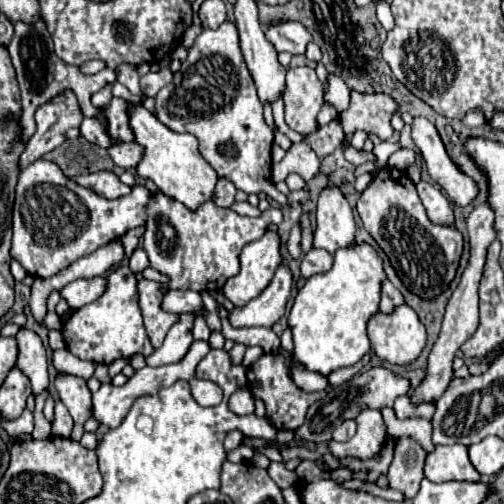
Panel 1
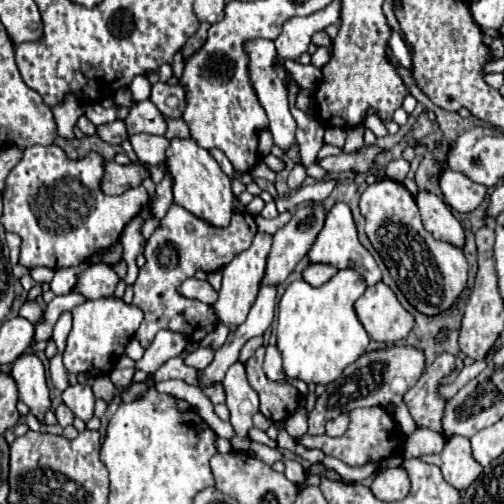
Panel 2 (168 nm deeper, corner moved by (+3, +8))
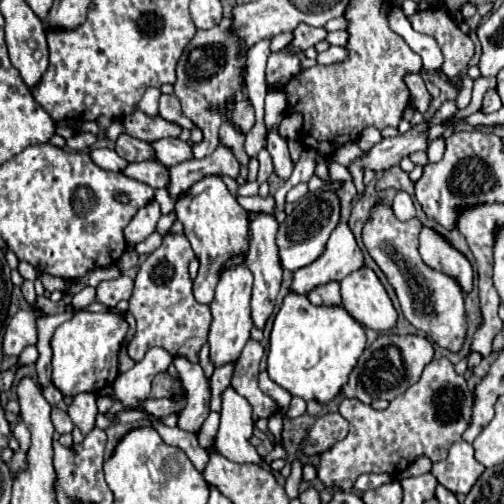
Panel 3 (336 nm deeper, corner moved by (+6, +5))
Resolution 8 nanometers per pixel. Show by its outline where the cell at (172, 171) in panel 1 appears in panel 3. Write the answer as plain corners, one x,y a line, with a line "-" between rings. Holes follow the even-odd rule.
206,175
190,185
176,201
176,217
184,225
184,233
200,261
198,277
194,279
194,297
198,303
208,305
214,299
214,287
222,263
234,253
248,249
248,213
236,203
236,197
226,189
220,175

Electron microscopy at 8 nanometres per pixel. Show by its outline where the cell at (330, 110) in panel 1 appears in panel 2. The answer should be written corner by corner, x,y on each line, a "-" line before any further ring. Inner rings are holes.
253,40
247,42
247,54
249,54
249,72
251,72
251,82
253,88
257,92
257,98
261,102
261,106
267,112
269,118
269,130
273,134
273,142
287,152
293,144
295,144
295,118
289,112
289,102
287,102
287,88
285,88
285,70
275,66
275,44
273,40

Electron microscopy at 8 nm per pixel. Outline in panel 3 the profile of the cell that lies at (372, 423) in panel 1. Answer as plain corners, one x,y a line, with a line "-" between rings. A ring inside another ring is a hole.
440,357
430,361
424,367
420,381
392,399
388,409
376,411
356,399
344,399
340,403
340,415
350,423
350,431
342,441
320,455
318,477
326,487
350,491
362,473
390,473
396,477
408,469
422,455
422,437
424,455
432,461
444,459
450,445
462,439
462,433
470,423
472,391
466,387
466,379
456,373
454,365
446,357

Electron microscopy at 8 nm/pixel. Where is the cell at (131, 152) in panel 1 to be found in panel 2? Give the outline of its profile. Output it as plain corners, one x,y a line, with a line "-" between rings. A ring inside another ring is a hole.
135,134
131,136
131,144
137,152
137,158
145,164
159,166
163,164
163,156
167,152
169,140
165,136
151,136
151,134

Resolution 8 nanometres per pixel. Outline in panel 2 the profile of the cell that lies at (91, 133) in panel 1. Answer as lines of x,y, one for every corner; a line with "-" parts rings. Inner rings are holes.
115,120
115,122
99,126
97,134
101,136
101,140
105,140
109,144
121,144
121,142
129,140
129,134
127,134
127,128
125,128
123,120

